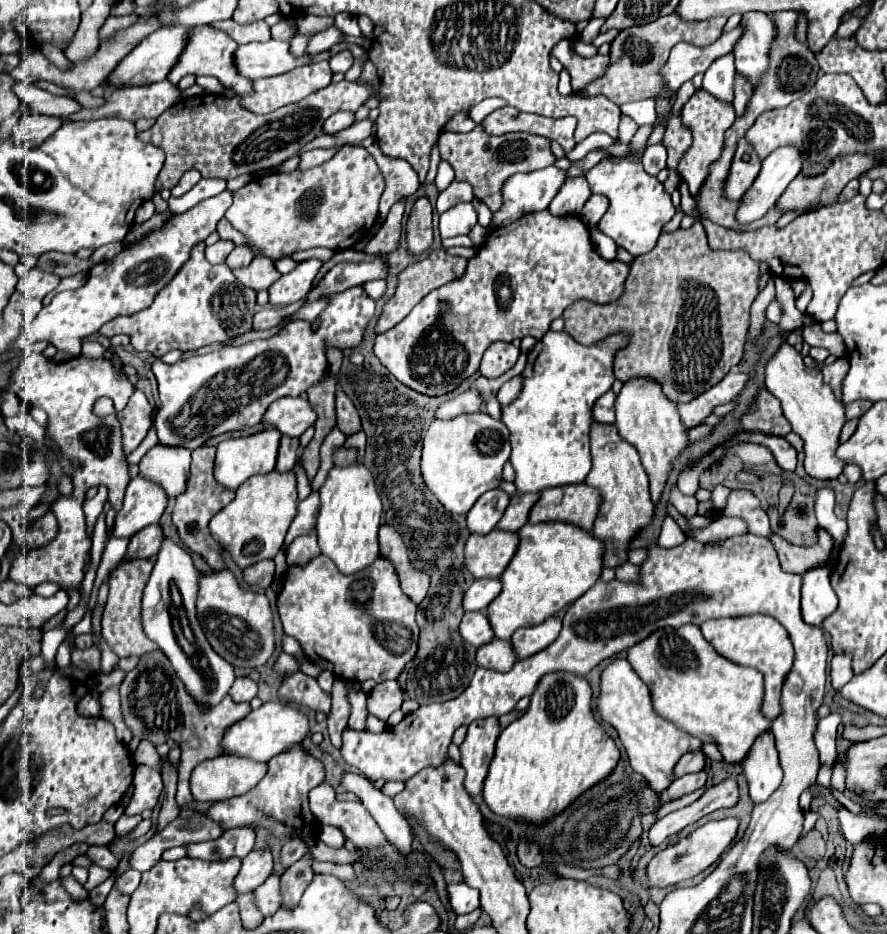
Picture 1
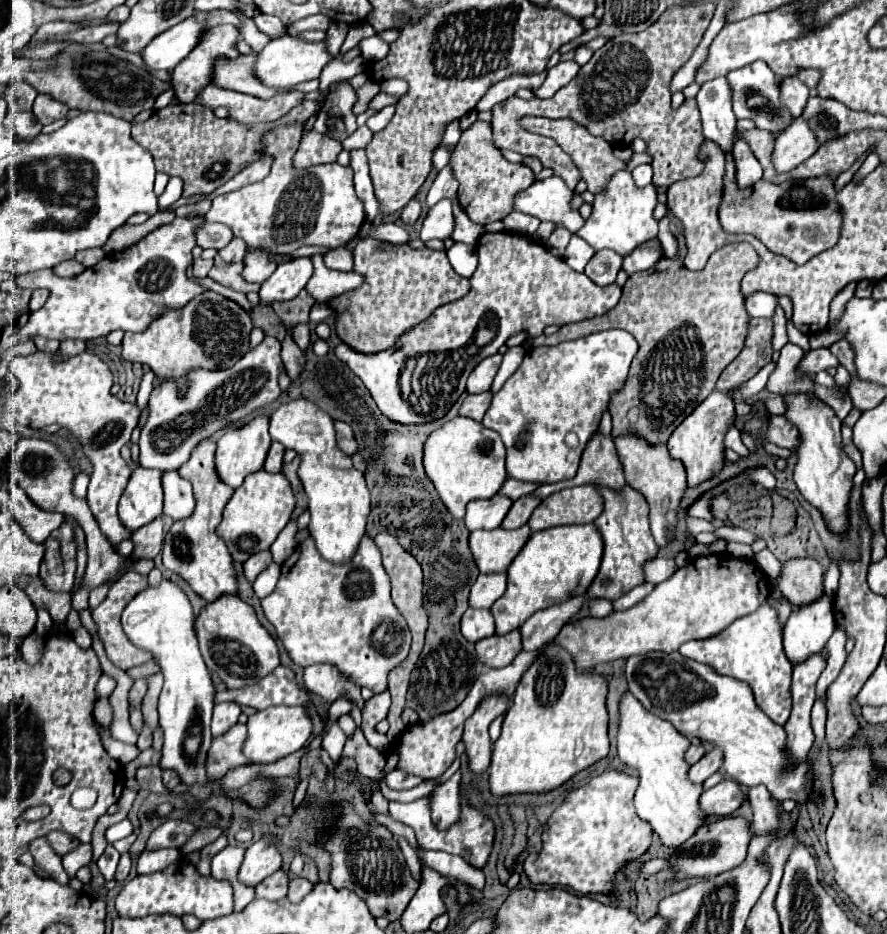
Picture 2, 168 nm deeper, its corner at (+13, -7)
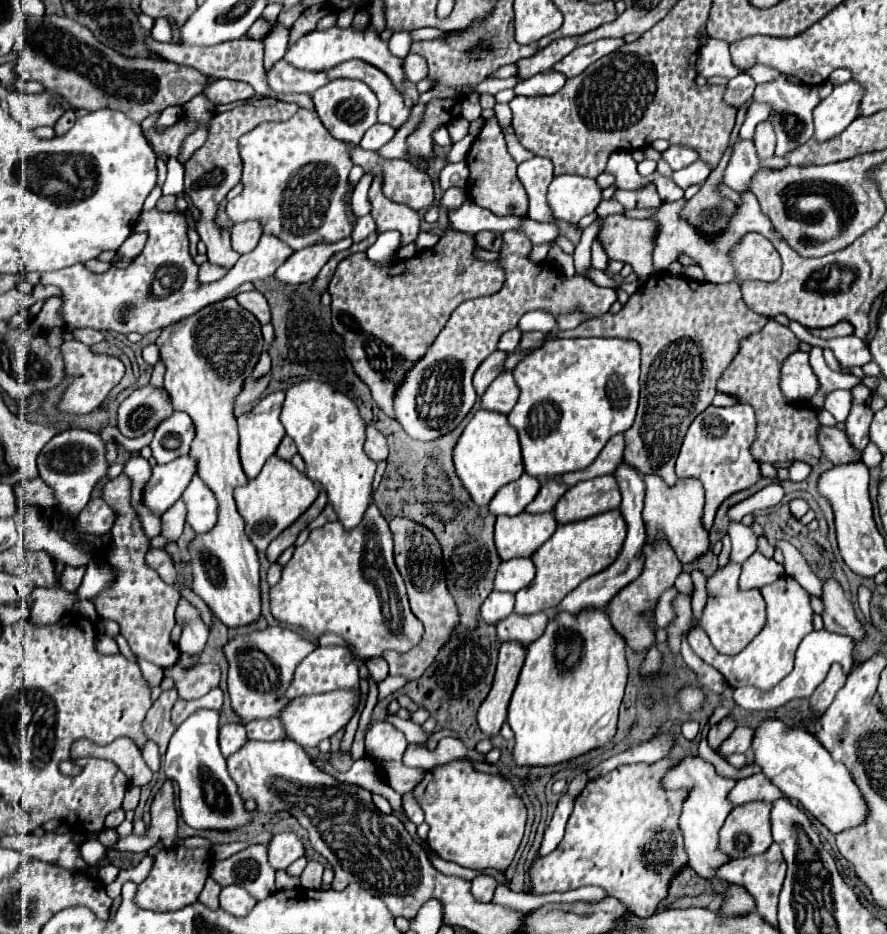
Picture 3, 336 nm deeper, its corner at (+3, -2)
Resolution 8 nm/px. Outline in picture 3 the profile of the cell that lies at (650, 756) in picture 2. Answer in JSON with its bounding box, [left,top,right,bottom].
[662,755,736,877]

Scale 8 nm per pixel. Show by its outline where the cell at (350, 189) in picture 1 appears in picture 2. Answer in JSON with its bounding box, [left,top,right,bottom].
[206,124,364,254]

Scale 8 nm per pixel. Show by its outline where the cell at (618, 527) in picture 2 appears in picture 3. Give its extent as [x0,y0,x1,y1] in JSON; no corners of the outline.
[604,541,682,651]

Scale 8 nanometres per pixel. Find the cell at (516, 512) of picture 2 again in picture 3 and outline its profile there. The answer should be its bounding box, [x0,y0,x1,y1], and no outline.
[526,481,568,513]

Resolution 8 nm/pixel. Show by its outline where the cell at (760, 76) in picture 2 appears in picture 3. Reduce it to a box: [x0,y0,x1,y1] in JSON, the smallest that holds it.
[754,73,820,157]

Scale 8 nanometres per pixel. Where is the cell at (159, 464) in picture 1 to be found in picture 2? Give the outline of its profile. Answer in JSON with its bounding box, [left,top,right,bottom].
[162,472,196,520]

